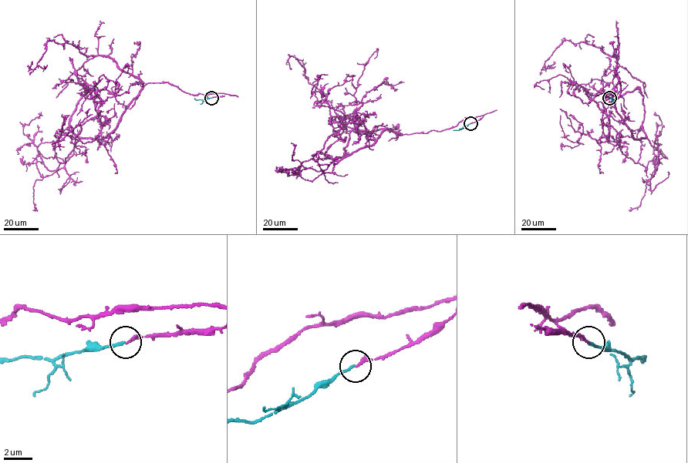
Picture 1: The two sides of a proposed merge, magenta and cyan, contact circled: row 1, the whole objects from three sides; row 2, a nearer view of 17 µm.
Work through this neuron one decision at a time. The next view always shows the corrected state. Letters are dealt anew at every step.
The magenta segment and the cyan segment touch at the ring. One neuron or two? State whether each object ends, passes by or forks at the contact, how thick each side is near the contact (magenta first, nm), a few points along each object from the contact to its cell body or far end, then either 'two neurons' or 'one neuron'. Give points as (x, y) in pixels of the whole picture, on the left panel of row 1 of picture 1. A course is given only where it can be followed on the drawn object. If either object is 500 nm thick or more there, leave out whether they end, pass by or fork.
magenta ends; cyan ends; calibres 200 and 180 nm; course magenta (211, 98), (224, 94), (147, 83), (105, 137), (63, 131), (52, 171), (23, 132), (41, 112); course cyan (211, 98), (194, 98); one neuron

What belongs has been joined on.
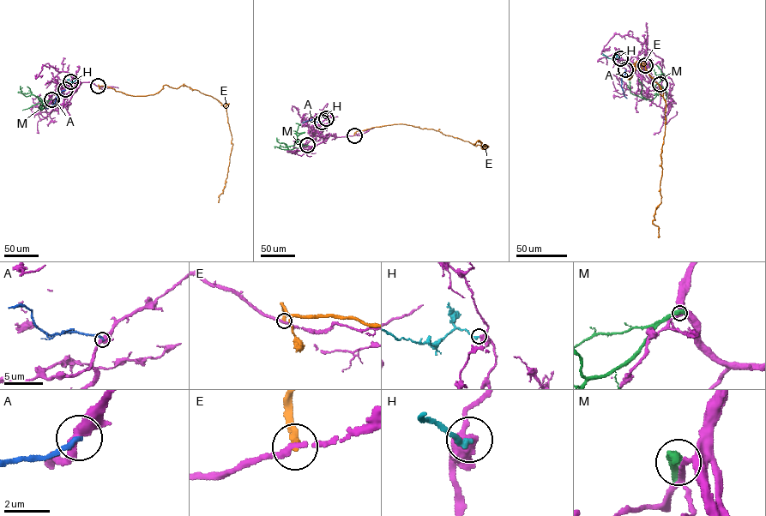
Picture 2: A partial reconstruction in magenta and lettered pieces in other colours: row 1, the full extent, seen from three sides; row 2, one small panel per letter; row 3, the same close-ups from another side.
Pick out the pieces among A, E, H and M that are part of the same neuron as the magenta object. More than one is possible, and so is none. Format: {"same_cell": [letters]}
{"same_cell": ["H"]}

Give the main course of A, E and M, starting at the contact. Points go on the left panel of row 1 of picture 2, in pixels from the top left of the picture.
A: (65, 89), (45, 109)
E: (98, 86), (135, 96), (153, 94), (165, 85), (185, 86), (226, 107), (232, 146), (218, 202)
M: (51, 99), (43, 104), (31, 92), (22, 92), (20, 86)

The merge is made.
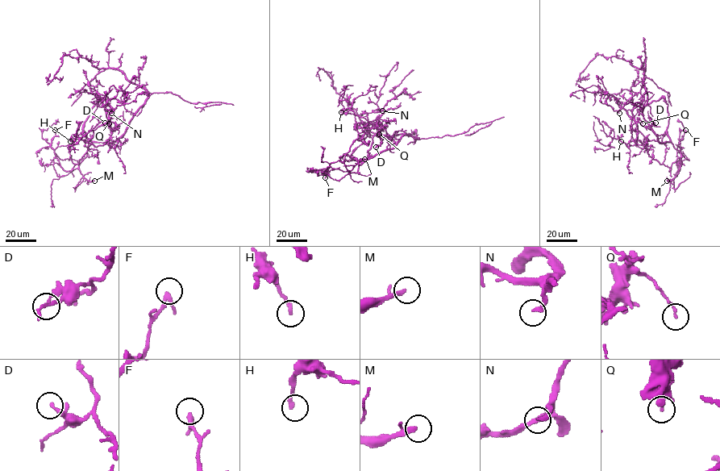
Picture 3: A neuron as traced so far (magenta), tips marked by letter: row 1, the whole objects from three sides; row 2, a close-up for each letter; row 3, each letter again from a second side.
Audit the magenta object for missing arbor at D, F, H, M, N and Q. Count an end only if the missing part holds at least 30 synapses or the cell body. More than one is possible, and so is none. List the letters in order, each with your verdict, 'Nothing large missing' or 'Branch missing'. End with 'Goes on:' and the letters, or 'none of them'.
D: Nothing large missing
F: Nothing large missing
H: Nothing large missing
M: Branch missing
N: Branch missing
Q: Nothing large missing
Goes on: M, N

